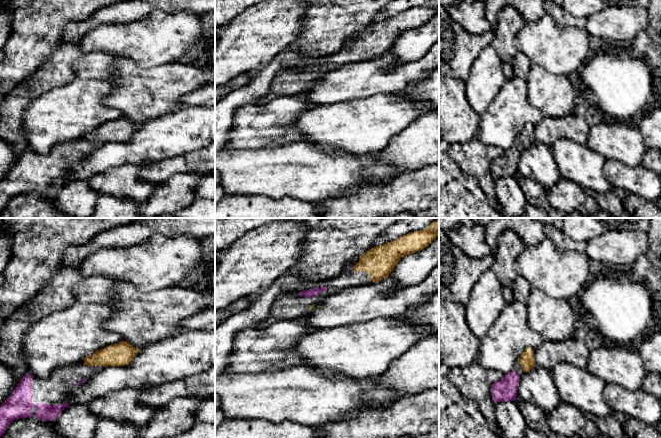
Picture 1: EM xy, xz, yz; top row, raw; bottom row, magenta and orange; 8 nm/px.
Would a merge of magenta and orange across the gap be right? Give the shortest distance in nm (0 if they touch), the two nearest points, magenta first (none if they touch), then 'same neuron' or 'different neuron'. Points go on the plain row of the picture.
50 nm | yz (519, 151), (524, 147) | same neuron

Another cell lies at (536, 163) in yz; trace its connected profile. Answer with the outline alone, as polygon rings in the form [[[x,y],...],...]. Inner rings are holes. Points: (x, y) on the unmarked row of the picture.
[[[537,141],[520,152],[516,176],[535,181],[546,190],[562,178],[552,150]]]

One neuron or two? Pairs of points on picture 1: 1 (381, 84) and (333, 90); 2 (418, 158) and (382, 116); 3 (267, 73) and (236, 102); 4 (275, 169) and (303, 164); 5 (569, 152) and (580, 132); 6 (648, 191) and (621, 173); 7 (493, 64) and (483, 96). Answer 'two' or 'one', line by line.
1: one
2: two
3: one
4: one
5: two
6: one
7: one

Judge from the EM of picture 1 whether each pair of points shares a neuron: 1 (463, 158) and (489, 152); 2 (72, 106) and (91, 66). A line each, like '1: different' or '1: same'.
1: same
2: different

